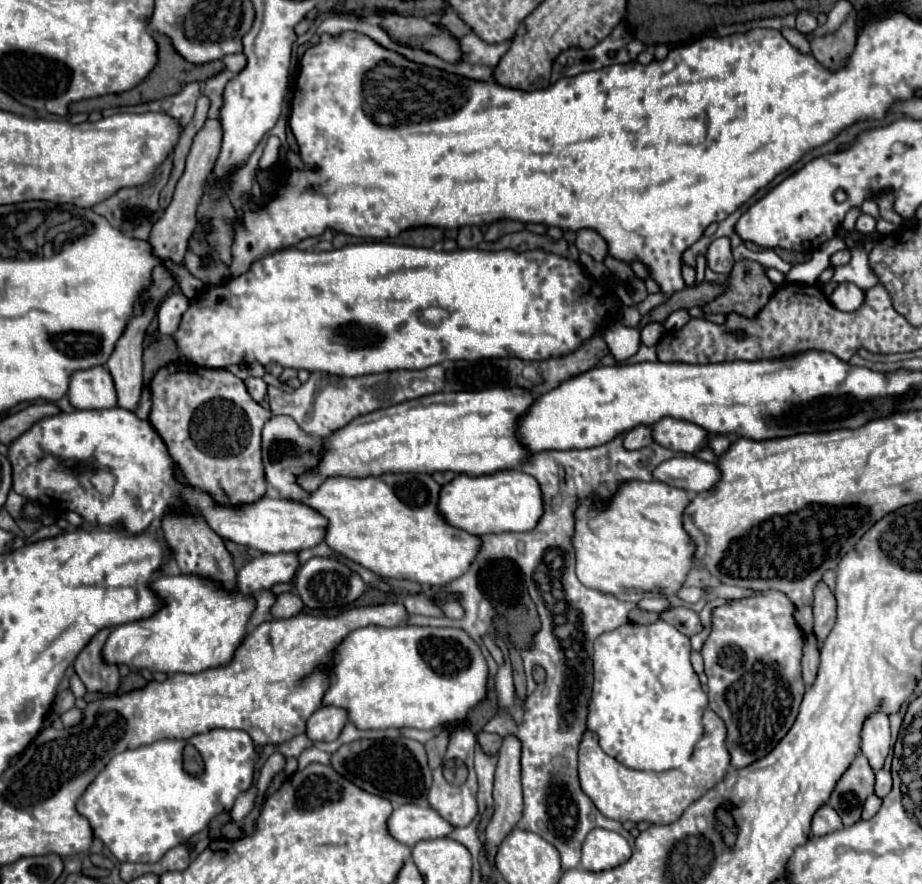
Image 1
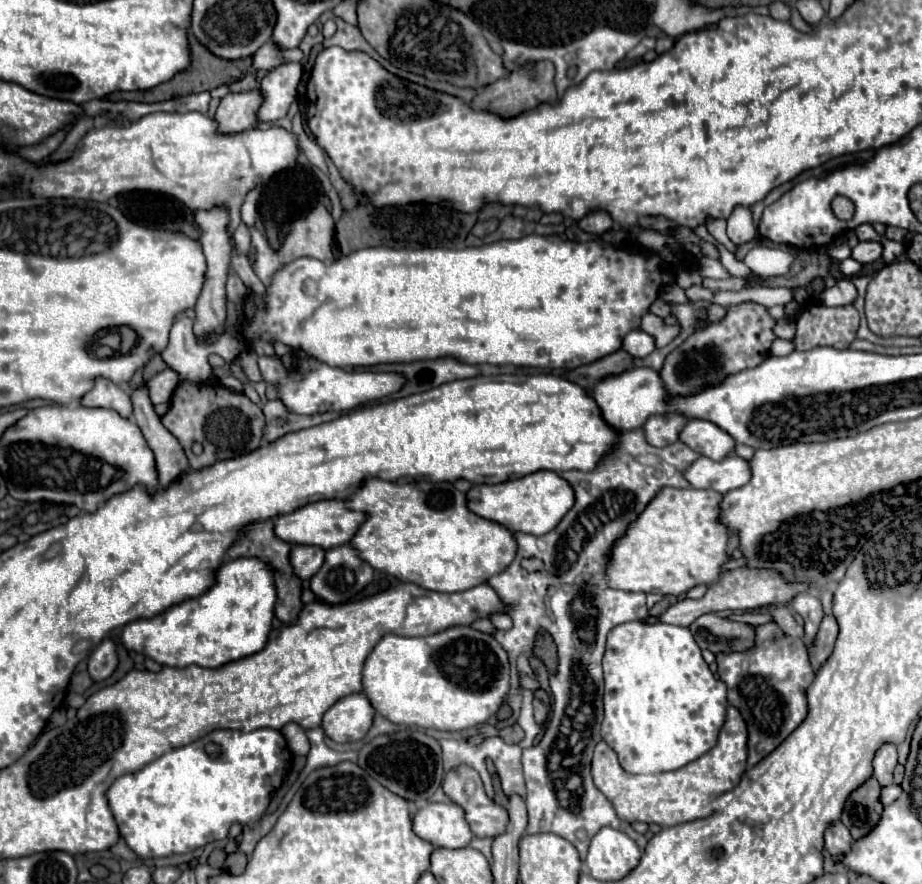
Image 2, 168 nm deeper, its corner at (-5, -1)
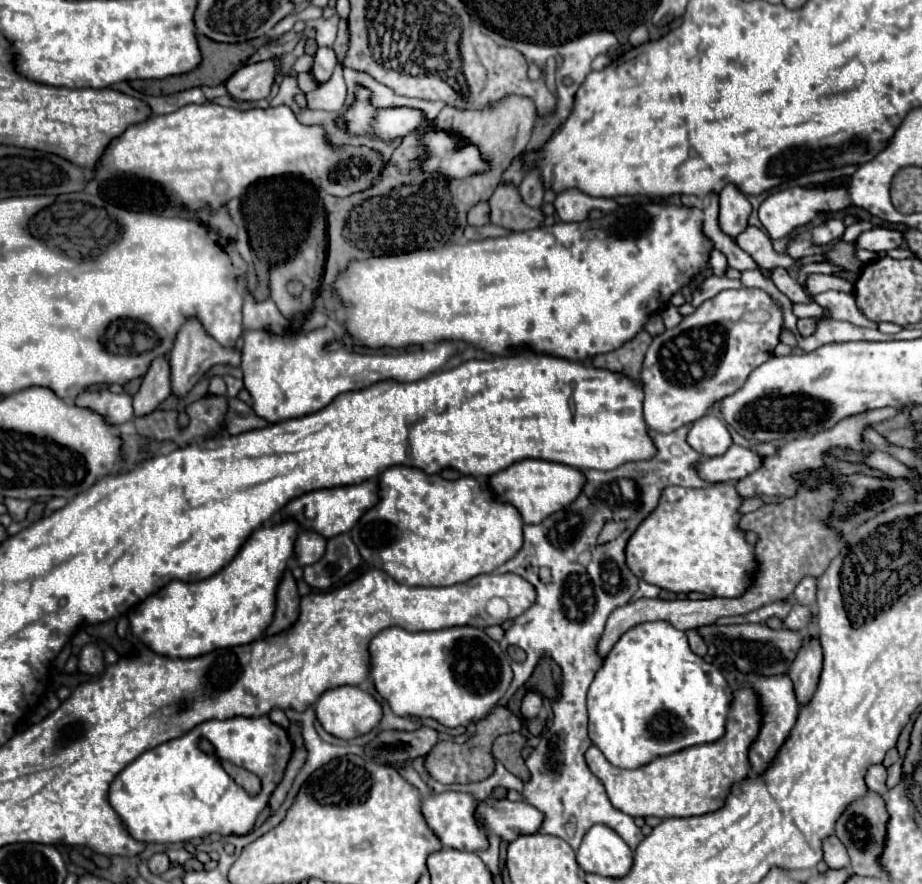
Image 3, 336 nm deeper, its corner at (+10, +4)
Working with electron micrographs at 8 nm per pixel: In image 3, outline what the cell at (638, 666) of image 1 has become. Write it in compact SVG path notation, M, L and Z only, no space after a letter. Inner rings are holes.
M654 621L654 623L640 623L636 627L632 627L630 631L626 631L620 641L612 647L612 651L608 653L608 657L604 659L600 671L596 673L592 685L590 685L590 691L588 691L588 717L590 717L590 725L588 725L588 733L590 733L590 739L592 743L604 753L604 757L616 765L616 767L622 767L622 769L638 769L646 763L650 763L652 759L656 757L662 757L666 753L674 753L674 751L680 751L680 749L686 749L686 747L692 747L692 745L700 745L700 743L714 743L718 741L720 737L724 737L726 733L726 717L728 717L728 711L730 711L730 703L732 703L732 689L724 677L724 671L714 665L714 663L706 663L702 657L698 657L690 645L688 645L688 639L686 639L686 633L672 627L668 621ZM664 717L670 717L674 719L672 725L662 725L662 723L656 723L656 719L664 719Z

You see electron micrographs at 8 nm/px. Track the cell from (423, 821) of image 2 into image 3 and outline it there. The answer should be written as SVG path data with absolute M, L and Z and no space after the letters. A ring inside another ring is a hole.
M444 791L440 795L424 797L422 801L422 813L428 821L428 827L440 837L444 847L460 849L460 851L486 851L488 849L488 837L484 825L476 819L478 799L470 793L458 793L458 791Z

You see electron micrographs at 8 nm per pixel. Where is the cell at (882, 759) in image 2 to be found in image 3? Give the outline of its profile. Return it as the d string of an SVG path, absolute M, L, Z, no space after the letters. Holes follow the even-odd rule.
M882 765L870 767L868 775L866 775L866 785L868 785L870 791L886 797L886 793L888 793L888 789L886 789L886 769Z

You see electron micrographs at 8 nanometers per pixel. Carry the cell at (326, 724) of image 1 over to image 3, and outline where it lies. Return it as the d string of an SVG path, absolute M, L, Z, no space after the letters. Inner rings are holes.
M342 685L336 689L328 689L322 693L322 697L316 703L316 717L322 723L322 727L340 739L354 739L358 735L370 733L382 719L382 705L360 687Z

